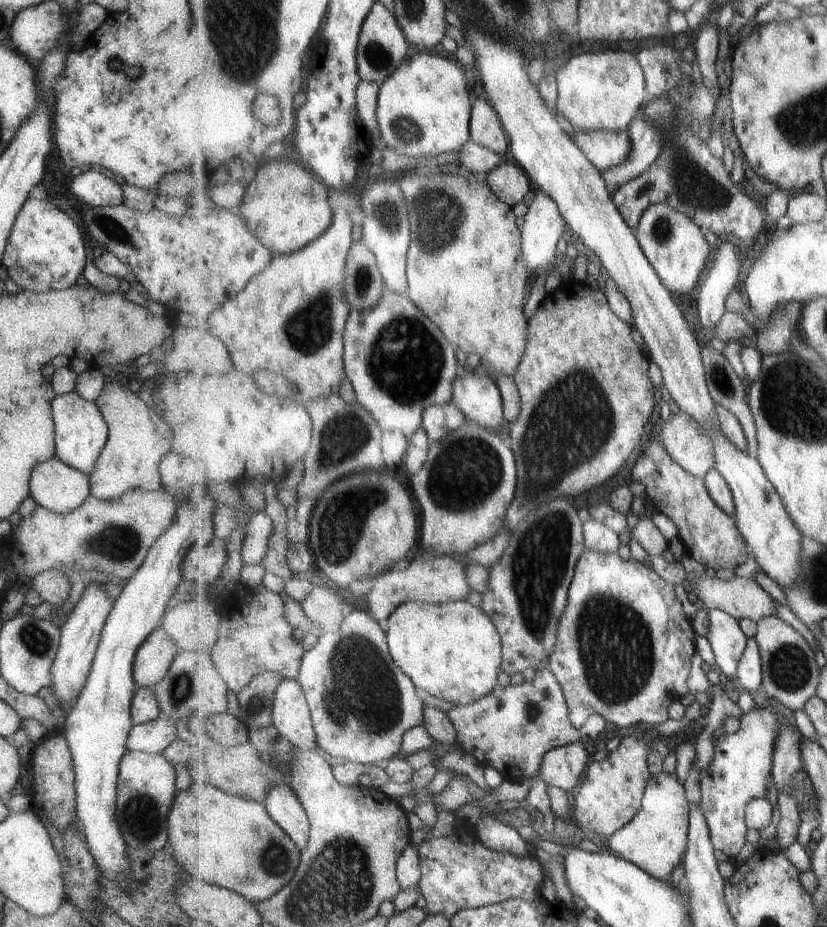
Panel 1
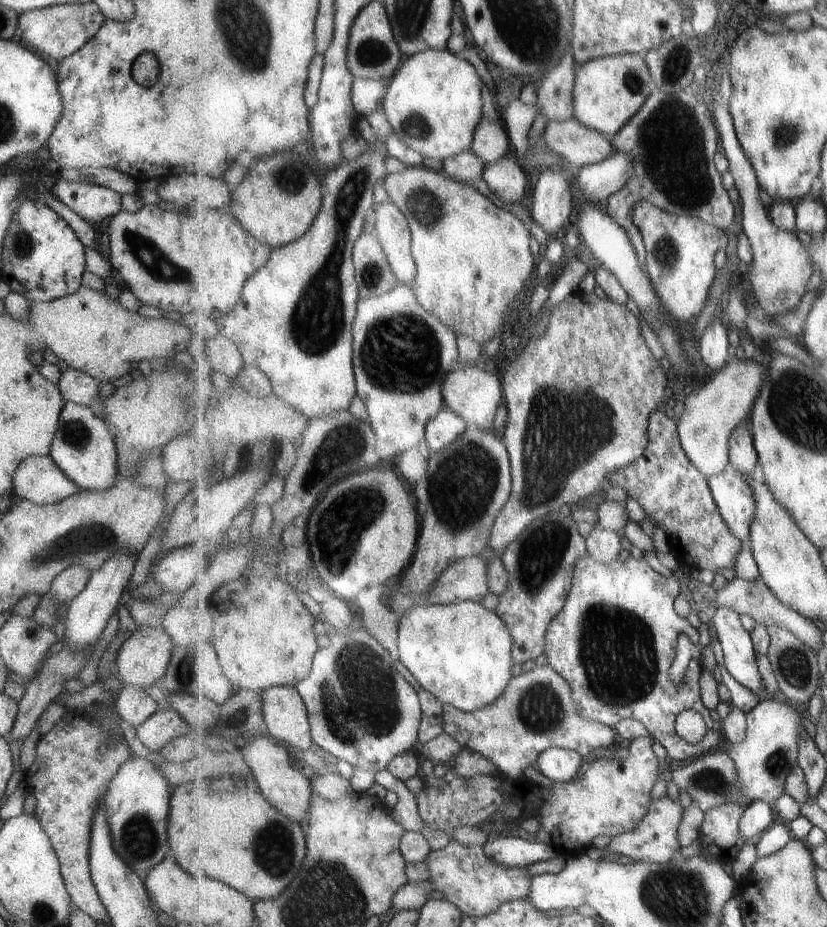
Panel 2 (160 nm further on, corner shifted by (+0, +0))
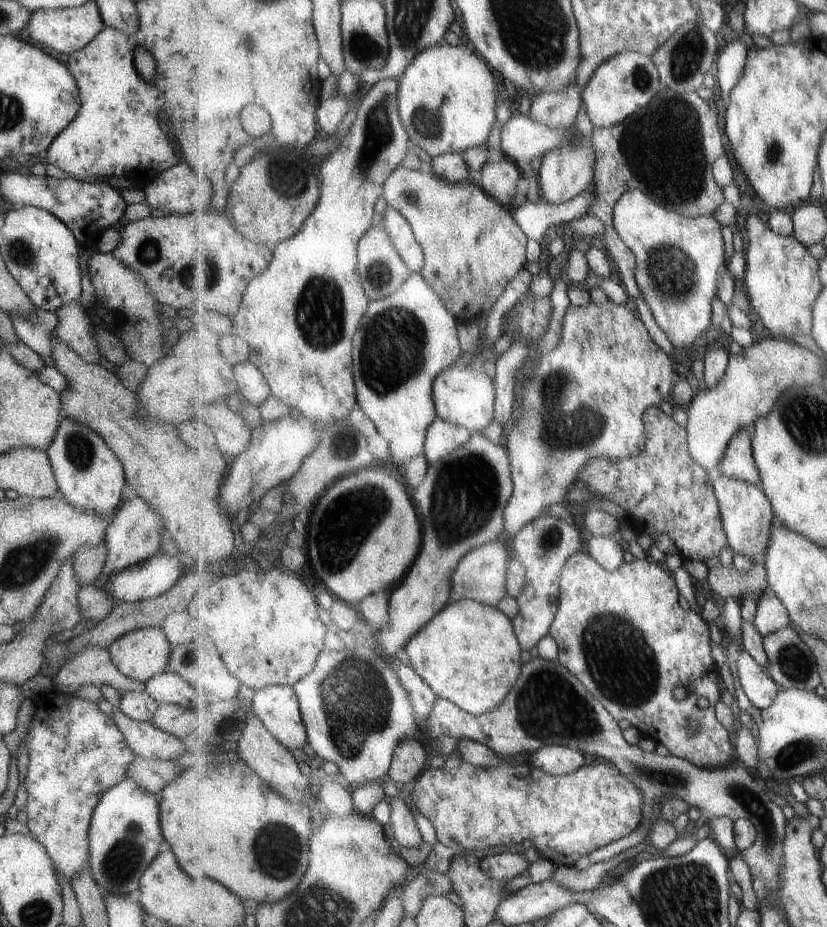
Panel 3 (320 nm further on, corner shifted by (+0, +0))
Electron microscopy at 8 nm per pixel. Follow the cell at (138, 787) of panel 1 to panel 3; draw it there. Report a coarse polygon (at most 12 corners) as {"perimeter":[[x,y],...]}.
{"perimeter":[[130,778],[99,797],[87,867],[128,895],[164,847],[158,793]]}

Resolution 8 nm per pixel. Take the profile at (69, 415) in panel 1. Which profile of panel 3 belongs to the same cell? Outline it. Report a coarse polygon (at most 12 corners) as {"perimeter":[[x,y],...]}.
{"perimeter":[[60,418],[45,452],[58,495],[113,513],[122,464],[92,429]]}

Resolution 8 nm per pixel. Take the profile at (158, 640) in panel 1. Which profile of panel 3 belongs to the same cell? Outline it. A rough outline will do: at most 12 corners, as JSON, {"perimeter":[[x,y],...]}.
{"perimeter":[[159,626],[126,632],[106,649],[121,676],[144,683],[167,670]]}

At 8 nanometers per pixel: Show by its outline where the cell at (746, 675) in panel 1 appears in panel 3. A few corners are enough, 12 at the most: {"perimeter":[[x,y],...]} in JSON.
{"perimeter":[[771,587],[757,601],[754,625],[763,636],[793,625]]}

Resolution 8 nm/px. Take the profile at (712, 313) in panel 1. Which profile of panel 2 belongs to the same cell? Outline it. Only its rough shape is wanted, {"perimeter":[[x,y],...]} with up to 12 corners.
{"perimeter":[[714,318],[700,338],[703,362],[715,373],[731,359],[725,324]]}

